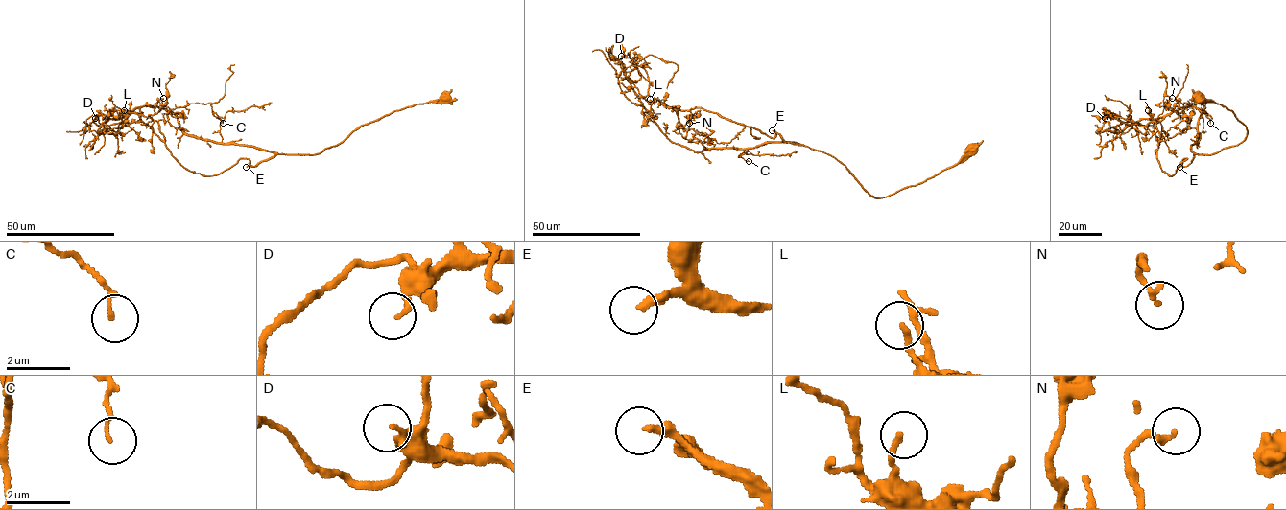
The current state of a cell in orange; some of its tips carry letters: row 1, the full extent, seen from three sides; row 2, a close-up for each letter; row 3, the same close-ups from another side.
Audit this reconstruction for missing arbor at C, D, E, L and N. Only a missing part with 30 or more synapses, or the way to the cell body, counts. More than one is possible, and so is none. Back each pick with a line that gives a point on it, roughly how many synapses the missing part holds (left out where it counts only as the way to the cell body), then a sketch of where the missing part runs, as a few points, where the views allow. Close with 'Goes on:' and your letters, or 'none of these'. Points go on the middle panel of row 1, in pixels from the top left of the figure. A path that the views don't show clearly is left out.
E: (772, 130) | 40 syn | (772, 130), (764, 127), (751, 129), (709, 122), (681, 112), (669, 111), (660, 114), (651, 104)
Goes on: E

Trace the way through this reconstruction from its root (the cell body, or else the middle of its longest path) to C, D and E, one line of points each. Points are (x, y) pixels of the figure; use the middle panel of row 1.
C: (971, 149), (932, 176), (882, 197), (872, 197), (834, 158), (793, 142), (749, 148), (739, 156), (749, 161)
D: (971, 149), (915, 185), (873, 197), (825, 152), (701, 107), (681, 110), (654, 99), (646, 71), (621, 56)
E: (971, 149), (957, 163), (915, 185), (882, 197), (873, 197), (834, 158), (807, 147), (787, 143), (772, 130)

